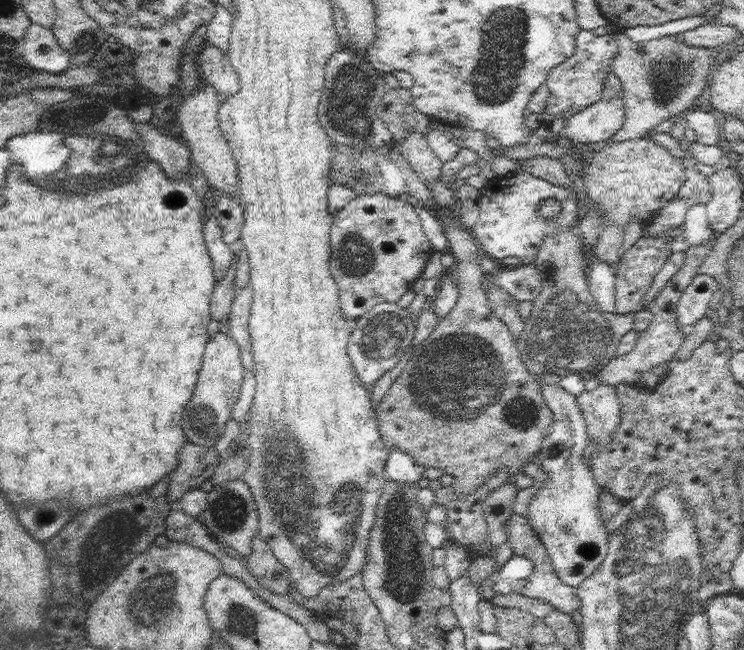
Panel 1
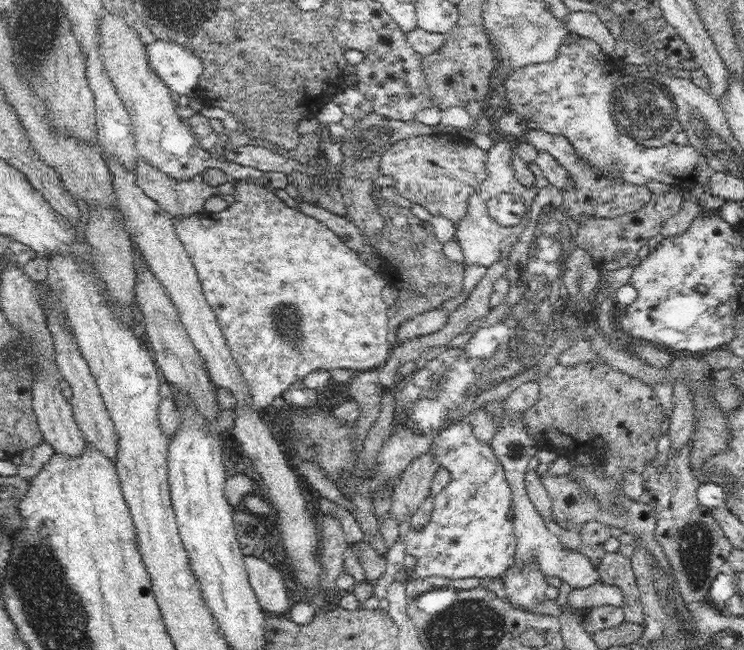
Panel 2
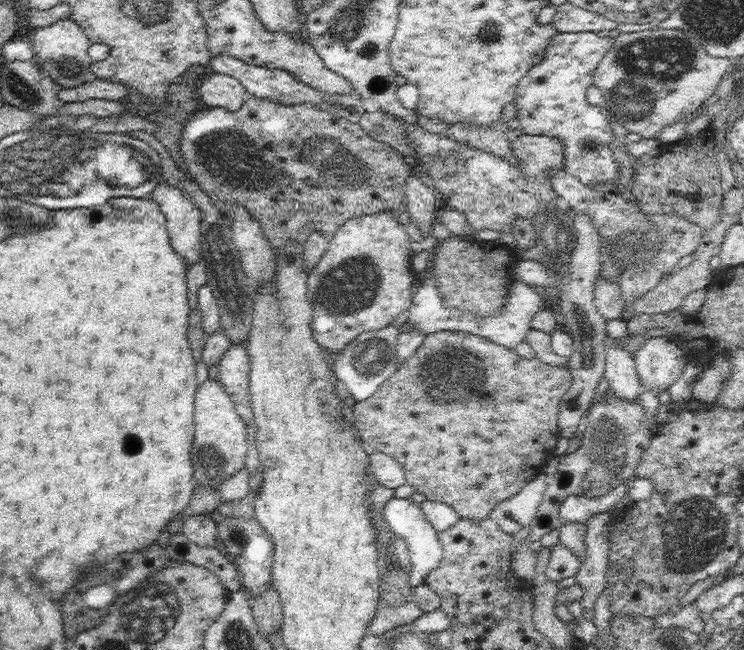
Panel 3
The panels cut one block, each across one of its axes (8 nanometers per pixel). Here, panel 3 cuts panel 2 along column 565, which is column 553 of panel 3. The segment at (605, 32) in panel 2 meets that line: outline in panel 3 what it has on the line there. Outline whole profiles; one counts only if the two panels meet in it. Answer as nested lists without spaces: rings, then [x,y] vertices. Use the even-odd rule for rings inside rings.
[[[564,3],[557,8],[556,15],[551,23],[562,32],[600,32],[609,30],[615,32],[617,24],[606,19],[604,15],[585,10],[572,3]]]

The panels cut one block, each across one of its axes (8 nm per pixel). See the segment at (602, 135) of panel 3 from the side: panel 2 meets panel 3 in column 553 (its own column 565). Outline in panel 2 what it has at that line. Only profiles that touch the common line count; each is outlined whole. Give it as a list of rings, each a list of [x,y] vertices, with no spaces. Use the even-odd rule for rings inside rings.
[[[570,34],[560,46],[558,57],[553,62],[530,65],[528,68],[524,66],[524,69],[516,73],[513,71],[507,75],[502,84],[506,88],[506,96],[513,111],[521,115],[530,129],[565,136],[581,158],[584,158],[593,168],[602,170],[602,174],[614,179],[616,183],[626,181],[632,185],[644,186],[646,182],[655,180],[675,186],[683,192],[688,192],[698,183],[708,183],[714,170],[709,167],[704,156],[690,143],[681,146],[672,141],[666,146],[648,148],[637,144],[634,139],[617,131],[610,103],[616,89],[615,83],[622,73],[618,70],[612,74],[608,59],[596,42],[582,37],[573,40],[573,36]]]

